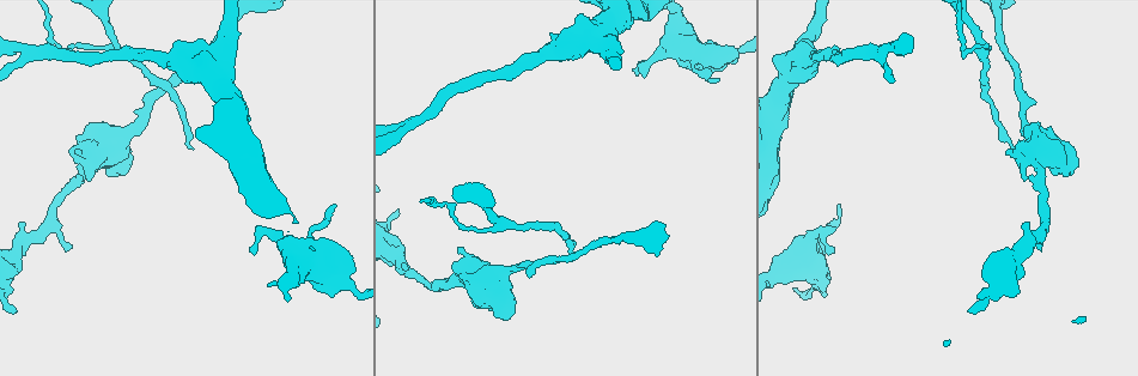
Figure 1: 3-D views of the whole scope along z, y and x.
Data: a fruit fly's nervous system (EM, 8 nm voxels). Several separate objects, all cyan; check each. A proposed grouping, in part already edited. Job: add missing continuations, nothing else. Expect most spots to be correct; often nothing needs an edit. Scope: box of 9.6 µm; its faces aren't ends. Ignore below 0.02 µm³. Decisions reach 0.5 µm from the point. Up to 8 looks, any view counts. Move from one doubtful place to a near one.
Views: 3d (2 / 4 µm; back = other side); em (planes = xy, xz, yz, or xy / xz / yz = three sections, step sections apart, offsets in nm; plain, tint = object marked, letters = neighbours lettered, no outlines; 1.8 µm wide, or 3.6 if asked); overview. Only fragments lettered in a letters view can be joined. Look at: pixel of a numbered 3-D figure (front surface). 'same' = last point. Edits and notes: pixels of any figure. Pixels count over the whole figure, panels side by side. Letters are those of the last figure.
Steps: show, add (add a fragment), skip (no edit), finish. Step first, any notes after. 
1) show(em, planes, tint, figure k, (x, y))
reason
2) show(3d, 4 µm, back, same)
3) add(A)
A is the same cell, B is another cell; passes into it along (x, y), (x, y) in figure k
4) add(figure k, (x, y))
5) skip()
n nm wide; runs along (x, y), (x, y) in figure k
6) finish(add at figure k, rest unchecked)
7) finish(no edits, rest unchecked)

show(3d, 4 µm, figure 1, (635, 67))
an open end

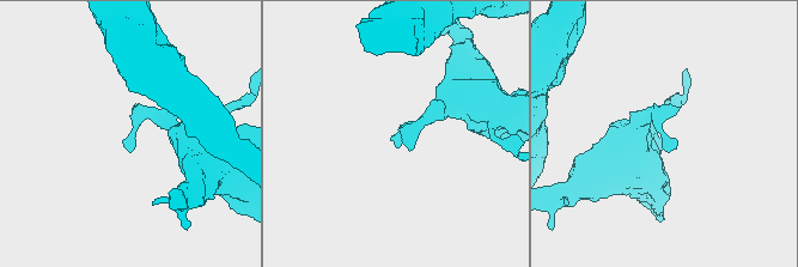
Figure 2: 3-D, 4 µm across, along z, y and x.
show(em, planes, plain, figure 2, (396, 137))
need the tissue

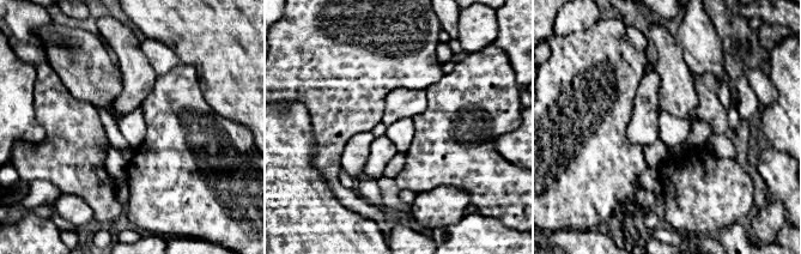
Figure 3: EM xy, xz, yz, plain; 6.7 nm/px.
show(em, planes, letters, same)
what lies round it

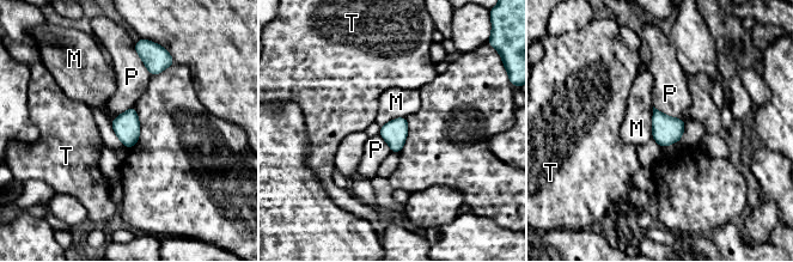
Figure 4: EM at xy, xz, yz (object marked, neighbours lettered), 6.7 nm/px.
skip()
170 nm wide; M, P and T are other cells; border along (653, 107), (651, 138) in figure 4; none of them fits

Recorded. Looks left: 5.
show(em, planes, letters, figure 1, (840, 205))
tapers out

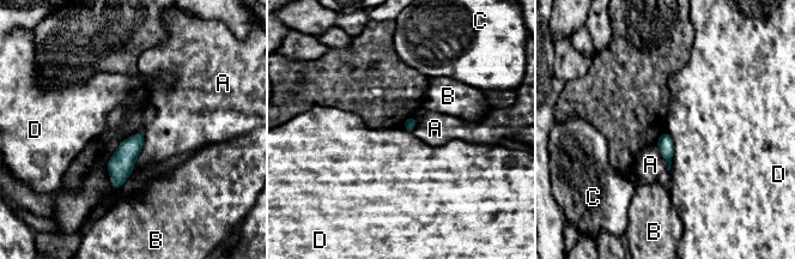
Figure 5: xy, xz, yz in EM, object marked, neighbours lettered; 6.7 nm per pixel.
skip()
D touches over 440 nm; A, B, C and D are other cells; border along (144, 130), (108, 162), (115, 188) in figure 5; no lettered fragment goes on from it

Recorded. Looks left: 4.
show(em, planes, letters, figure 1, (190, 149))

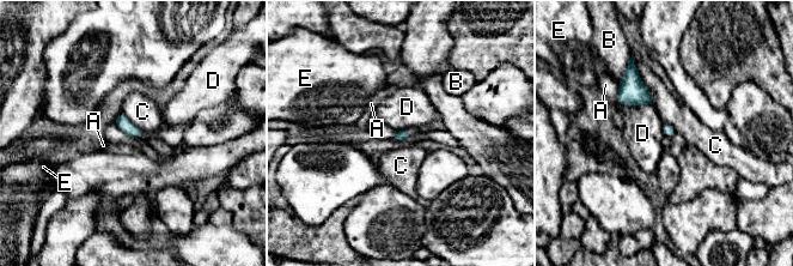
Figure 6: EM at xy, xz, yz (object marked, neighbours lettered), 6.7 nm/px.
skip()
A, B, C, D and E are other cells; border along (617, 101), (652, 107) in figure 6; no lettered fragment goes on from it

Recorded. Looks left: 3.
show(em, 3.6 µm, xy, step 4, plain, figure 1, (16, 312))

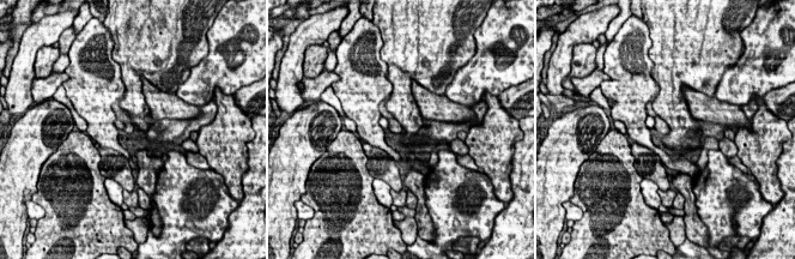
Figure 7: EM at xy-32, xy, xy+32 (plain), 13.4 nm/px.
show(em, 3.6 µm, xy, step 4, tint, same)
where the object lies

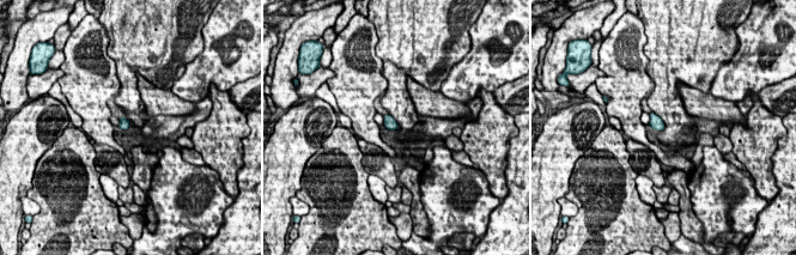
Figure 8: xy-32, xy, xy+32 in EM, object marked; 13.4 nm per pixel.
show(em, 3.6 µm, xy, step 4, letters, same)

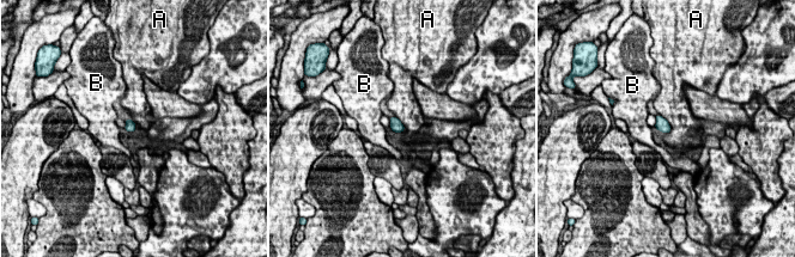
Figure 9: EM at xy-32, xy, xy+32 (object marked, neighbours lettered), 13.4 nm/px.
skip()
A and B are other cells; no lettered fragment goes on from it

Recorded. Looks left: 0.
finish(no edits, rest unchecked)

